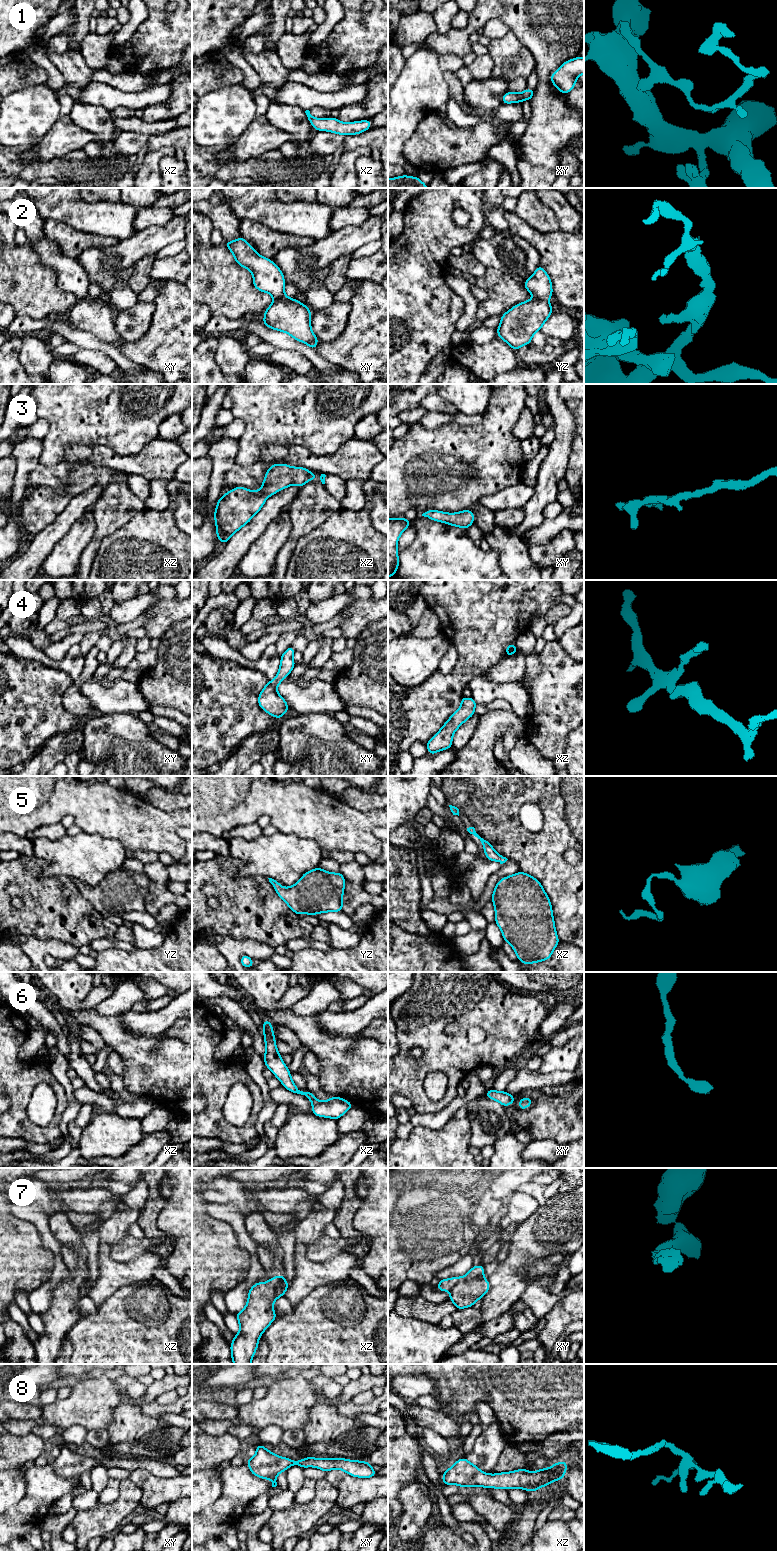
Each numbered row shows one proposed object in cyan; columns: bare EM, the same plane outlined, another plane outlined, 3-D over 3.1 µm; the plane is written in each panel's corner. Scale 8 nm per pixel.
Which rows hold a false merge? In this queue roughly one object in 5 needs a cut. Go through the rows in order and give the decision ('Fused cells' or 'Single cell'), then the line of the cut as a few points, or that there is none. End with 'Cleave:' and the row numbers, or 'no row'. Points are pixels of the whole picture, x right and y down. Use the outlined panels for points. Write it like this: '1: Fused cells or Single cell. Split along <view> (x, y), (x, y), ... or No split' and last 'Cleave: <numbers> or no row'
1: Single cell. No split
2: Single cell. No split
3: Single cell. No split
4: Single cell. No split
5: Single cell. No split
6: Single cell. No split
7: Fused cells. Split along xy (482, 1276), (459, 1281), (450, 1291)
8: Single cell. No split
Cleave: 7

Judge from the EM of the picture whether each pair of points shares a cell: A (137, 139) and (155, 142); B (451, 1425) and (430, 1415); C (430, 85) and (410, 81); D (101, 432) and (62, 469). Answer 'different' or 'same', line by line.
A: same
B: same
C: same
D: different

